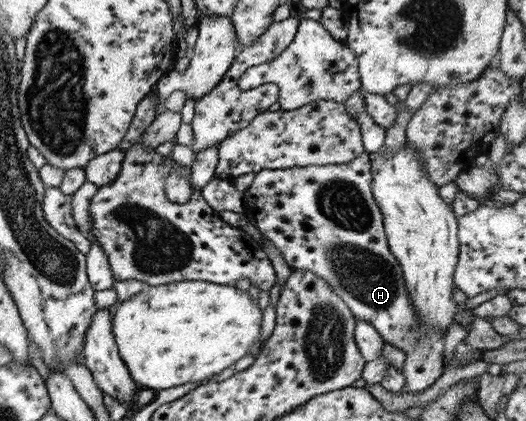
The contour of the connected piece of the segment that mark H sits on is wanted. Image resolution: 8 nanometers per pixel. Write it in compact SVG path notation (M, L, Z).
M363 152L349 163L307 165L281 169L265 168L254 172L251 185L244 191L243 215L253 223L259 234L269 240L293 270L311 270L323 278L351 310L357 320L363 320L408 358L403 364L404 392L421 391L429 387L441 374L444 335L435 328L425 331L418 324L418 315L410 306L410 297L403 285L402 269L389 251L382 227L382 215L372 196L370 155Z

